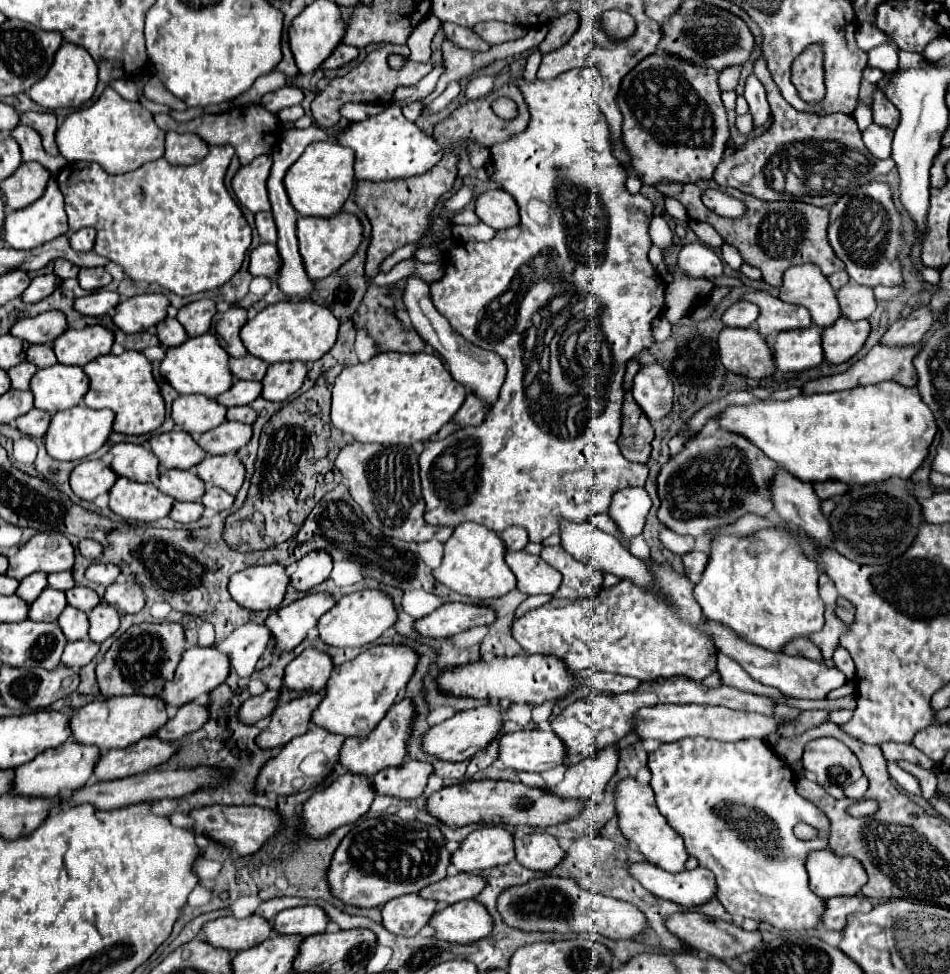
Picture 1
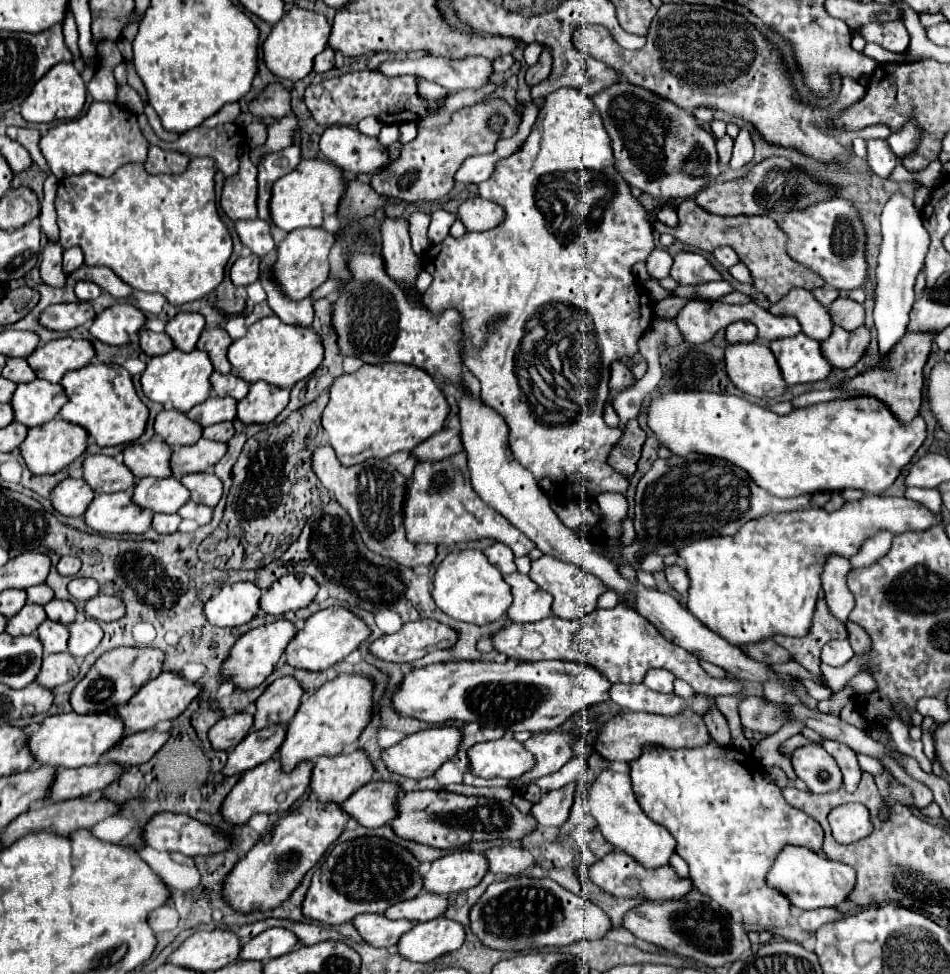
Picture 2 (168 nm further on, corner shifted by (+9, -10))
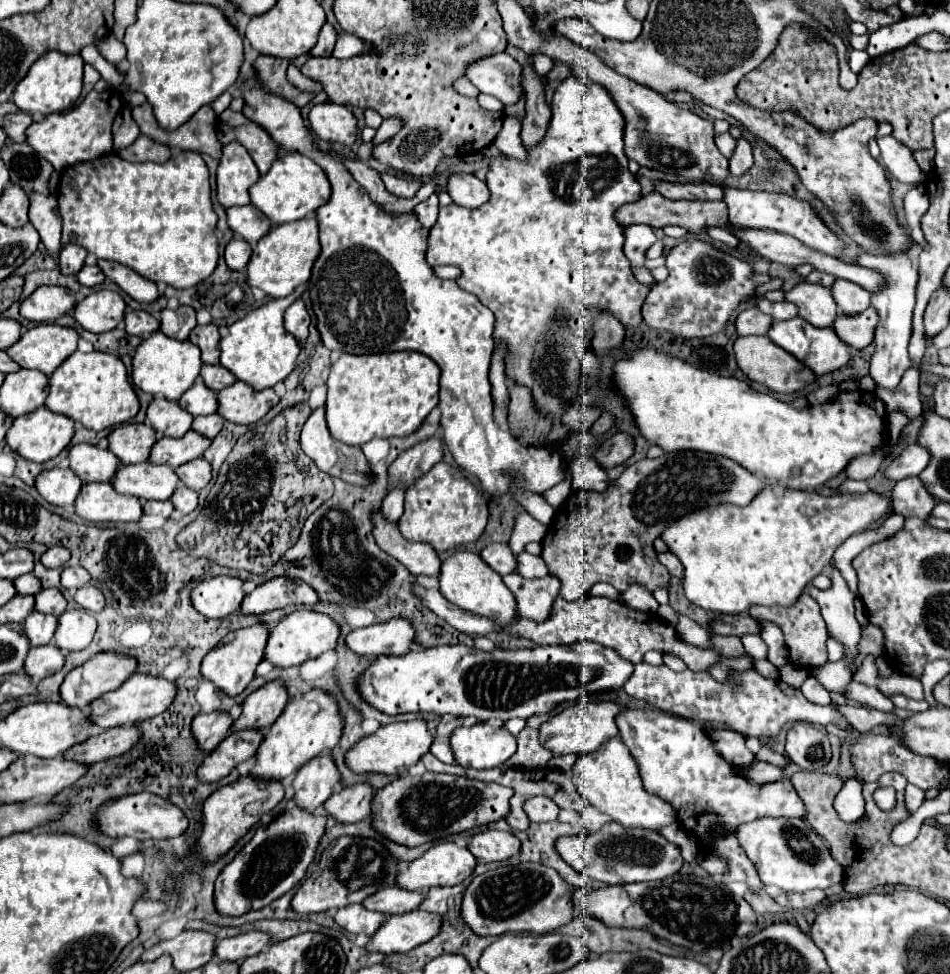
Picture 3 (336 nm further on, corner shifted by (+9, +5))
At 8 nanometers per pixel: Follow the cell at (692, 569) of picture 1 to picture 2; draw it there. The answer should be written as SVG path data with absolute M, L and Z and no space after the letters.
M674 564L674 566L668 566L664 568L664 574L666 574L666 580L668 584L678 592L682 594L682 598L686 598L686 592L688 592L688 574L686 574L686 568L682 564Z

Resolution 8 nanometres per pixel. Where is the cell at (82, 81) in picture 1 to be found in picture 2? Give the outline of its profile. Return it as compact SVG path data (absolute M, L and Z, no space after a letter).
M60 62L54 68L50 68L42 80L38 80L38 84L32 88L30 96L22 102L20 106L20 114L26 122L32 124L48 124L54 120L74 120L82 108L84 108L84 100L86 100L86 84L80 76L80 72L74 68L74 64L66 64Z

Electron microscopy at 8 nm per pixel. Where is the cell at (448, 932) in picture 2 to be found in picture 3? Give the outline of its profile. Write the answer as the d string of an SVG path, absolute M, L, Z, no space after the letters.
M410 911L402 915L392 915L378 933L368 941L370 951L380 953L406 953L426 941L434 939L442 929L442 917L428 911Z

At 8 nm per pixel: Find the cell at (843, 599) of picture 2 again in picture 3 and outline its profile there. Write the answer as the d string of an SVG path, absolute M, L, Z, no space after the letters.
M830 567L830 581L832 581L832 585L824 590L810 584L808 593L818 601L820 609L822 609L822 617L824 617L824 621L828 625L828 633L834 635L840 643L844 643L846 655L852 655L852 659L854 659L856 657L856 643L858 643L858 637L860 637L860 631L862 631L858 621L854 619L854 599L856 599L856 595L850 591L846 579L842 577L842 573L836 567Z

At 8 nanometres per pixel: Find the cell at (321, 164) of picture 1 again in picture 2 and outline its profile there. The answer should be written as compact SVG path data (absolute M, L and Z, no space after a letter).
M316 158L304 160L290 174L282 176L272 186L270 222L286 232L306 226L320 226L326 216L336 214L342 194L344 194L344 180L342 180L342 170L338 166Z

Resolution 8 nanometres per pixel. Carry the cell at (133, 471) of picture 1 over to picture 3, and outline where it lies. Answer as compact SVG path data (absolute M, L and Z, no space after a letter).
M78 443L70 449L70 469L82 479L82 481L112 481L116 471L120 467L120 459L110 449L100 449L90 443Z

